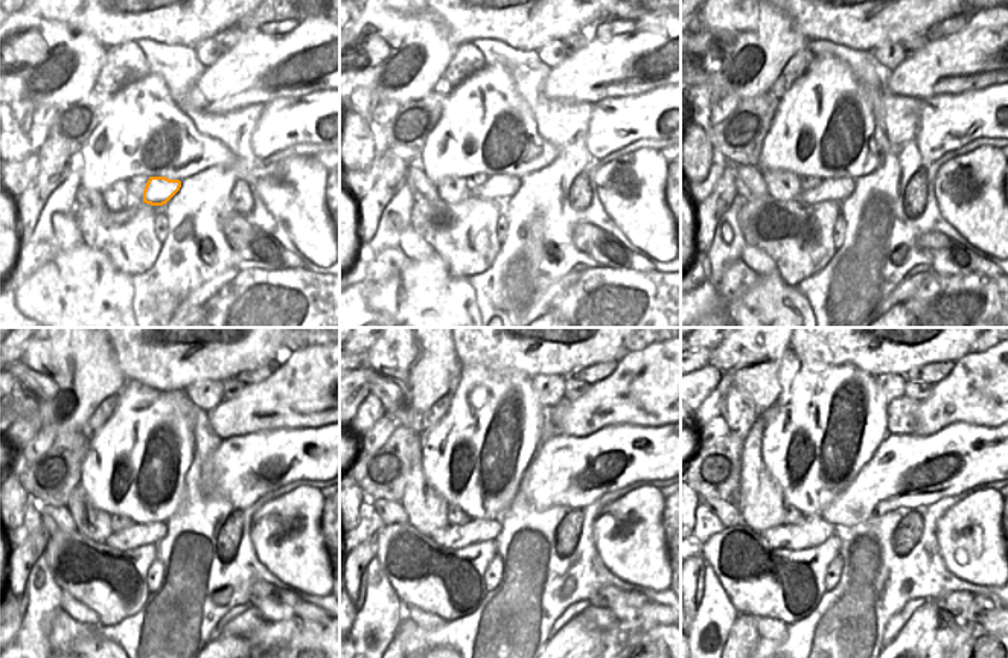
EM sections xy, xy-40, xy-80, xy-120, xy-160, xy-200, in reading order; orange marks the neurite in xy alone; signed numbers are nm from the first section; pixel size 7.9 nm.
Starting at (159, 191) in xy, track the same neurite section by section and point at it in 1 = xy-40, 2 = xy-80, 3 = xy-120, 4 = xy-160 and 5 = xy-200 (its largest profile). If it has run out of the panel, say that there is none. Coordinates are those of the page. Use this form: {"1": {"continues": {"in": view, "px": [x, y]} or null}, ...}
{"1": {"continues": {"in": "xy-40", "px": [498, 188]}}, "2": {"continues": {"in": "xy-80", "px": [839, 189]}}, "3": {"continues": {"in": "xy-120", "px": [137, 535]}}, "4": {"continues": {"in": "xy-160", "px": [477, 530]}}, "5": {"continues": {"in": "xy-200", "px": [813, 530]}}}

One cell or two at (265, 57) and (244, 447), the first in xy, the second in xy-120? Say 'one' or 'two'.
two

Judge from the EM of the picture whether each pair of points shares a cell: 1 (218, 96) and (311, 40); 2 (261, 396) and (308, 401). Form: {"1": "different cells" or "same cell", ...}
{"1": "same cell", "2": "same cell"}

